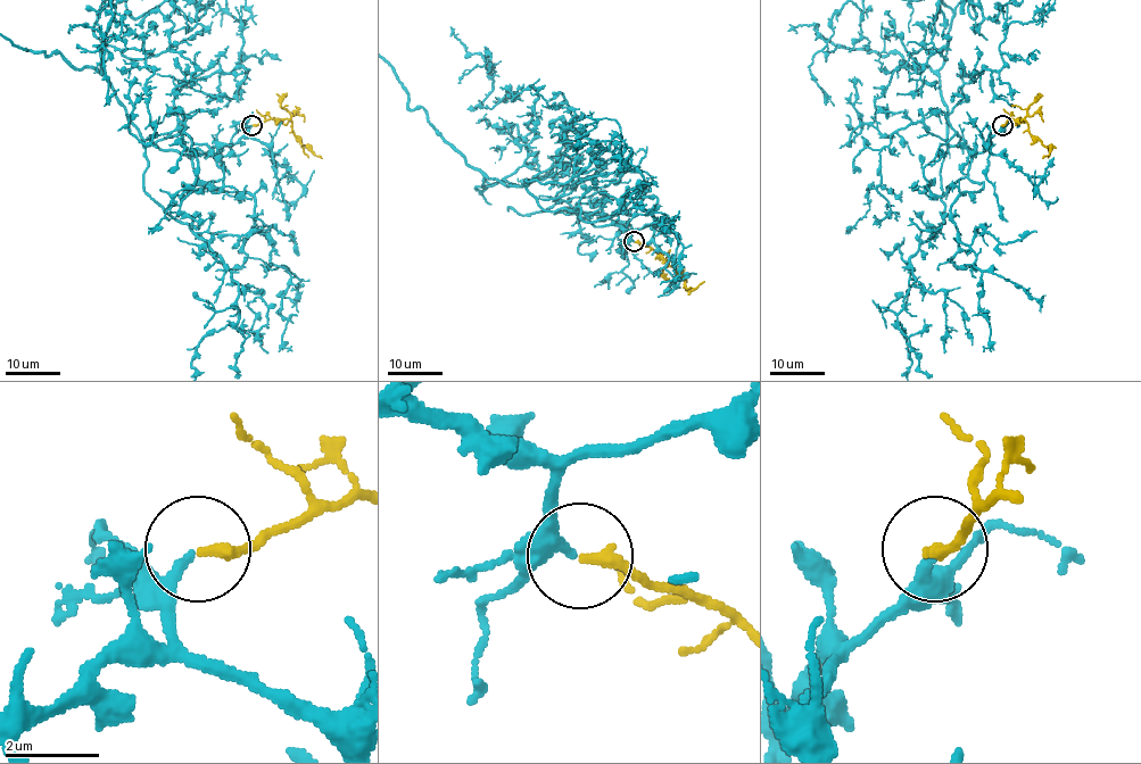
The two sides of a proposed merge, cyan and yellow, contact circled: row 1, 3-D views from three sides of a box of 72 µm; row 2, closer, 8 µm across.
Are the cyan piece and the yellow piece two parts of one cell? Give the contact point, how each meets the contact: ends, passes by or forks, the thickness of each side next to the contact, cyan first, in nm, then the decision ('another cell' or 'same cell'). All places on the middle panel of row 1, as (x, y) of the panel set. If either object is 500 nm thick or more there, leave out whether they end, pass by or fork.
(634, 241) | cyan ends | yellow ends | 240/260 nm | same cell

